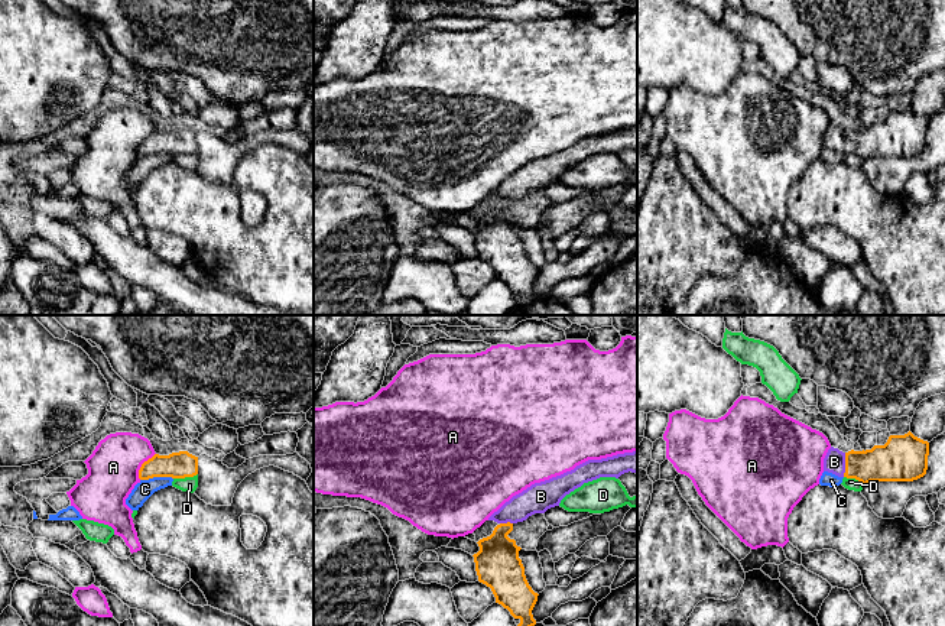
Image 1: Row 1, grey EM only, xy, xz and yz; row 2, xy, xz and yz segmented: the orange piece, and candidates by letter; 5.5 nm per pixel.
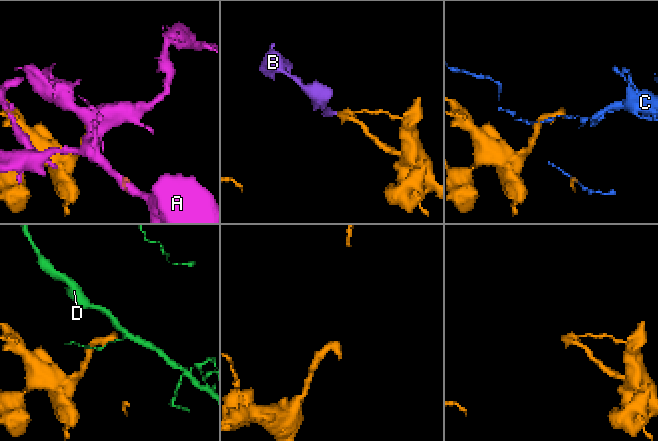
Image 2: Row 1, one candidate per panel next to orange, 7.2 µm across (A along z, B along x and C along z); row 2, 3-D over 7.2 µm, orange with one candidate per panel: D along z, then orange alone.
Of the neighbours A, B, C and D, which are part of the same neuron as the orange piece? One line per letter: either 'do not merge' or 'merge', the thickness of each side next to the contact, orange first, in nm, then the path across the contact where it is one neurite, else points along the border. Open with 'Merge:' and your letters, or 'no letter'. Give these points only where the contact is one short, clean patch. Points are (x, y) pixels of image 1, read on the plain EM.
Merge: B
A: do not merge; calibres 150 and 280 nm
B: merge; calibres 200 and 120 nm; way yz (890, 138), (846, 140), (834, 138)
C: do not merge; calibres 150 and 100 nm; border xy (172, 153), (140, 156)
D: do not merge; calibres 150 and 90 nm; border xy (197, 149), (174, 155)

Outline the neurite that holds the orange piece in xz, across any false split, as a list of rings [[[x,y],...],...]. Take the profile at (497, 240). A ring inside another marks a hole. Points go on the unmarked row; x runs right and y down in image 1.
[[[637,127],[588,136],[571,147],[532,160],[488,194],[499,201],[490,213],[477,218],[480,227],[472,231],[475,247],[478,257],[491,265],[496,279],[520,296],[519,305],[527,306],[536,301],[532,286],[539,270],[532,266],[526,256],[525,243],[519,234],[522,224],[507,213],[513,207],[513,201],[535,189],[545,189],[548,185],[559,182],[566,171],[584,159],[600,153],[618,155],[629,147],[637,150]]]

